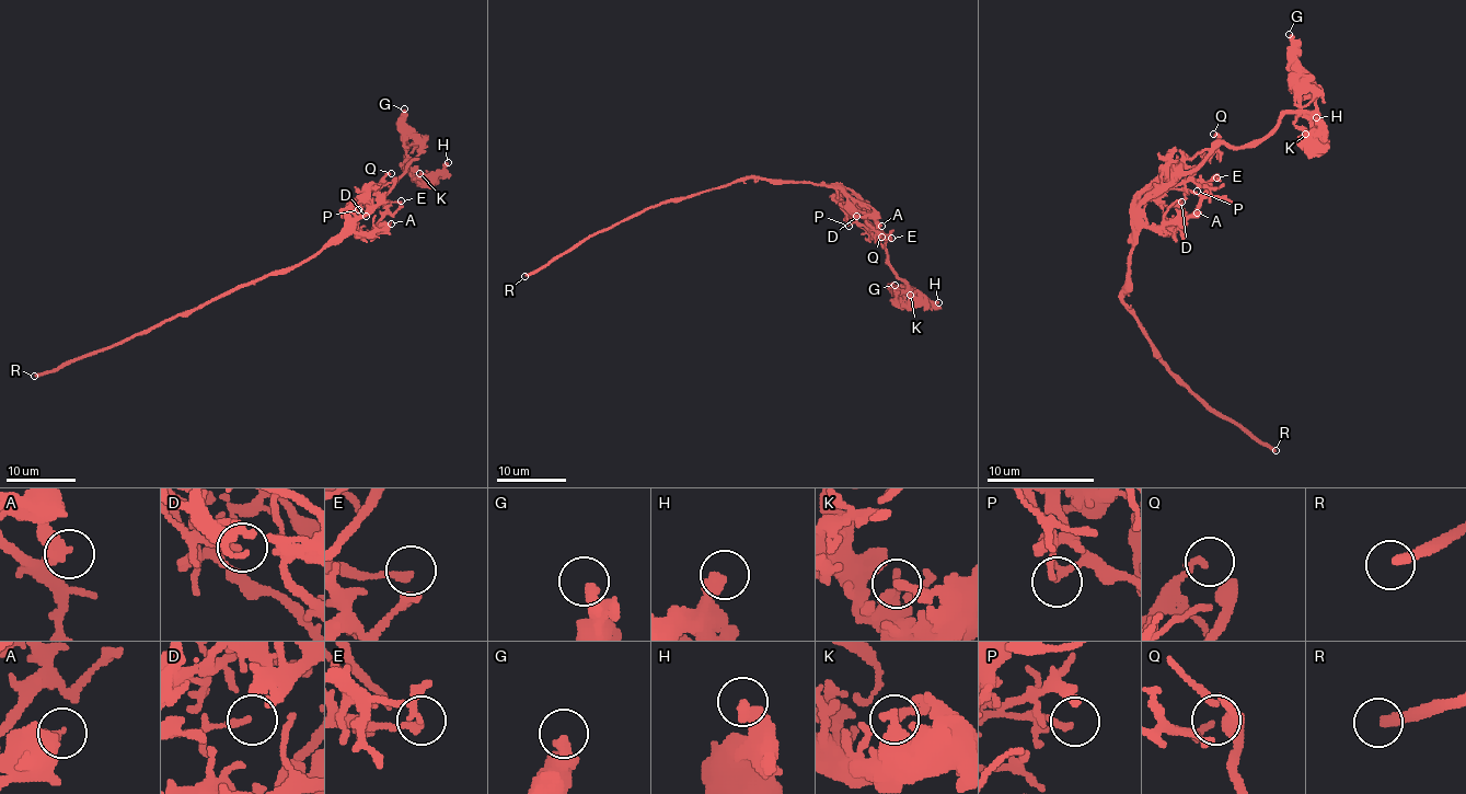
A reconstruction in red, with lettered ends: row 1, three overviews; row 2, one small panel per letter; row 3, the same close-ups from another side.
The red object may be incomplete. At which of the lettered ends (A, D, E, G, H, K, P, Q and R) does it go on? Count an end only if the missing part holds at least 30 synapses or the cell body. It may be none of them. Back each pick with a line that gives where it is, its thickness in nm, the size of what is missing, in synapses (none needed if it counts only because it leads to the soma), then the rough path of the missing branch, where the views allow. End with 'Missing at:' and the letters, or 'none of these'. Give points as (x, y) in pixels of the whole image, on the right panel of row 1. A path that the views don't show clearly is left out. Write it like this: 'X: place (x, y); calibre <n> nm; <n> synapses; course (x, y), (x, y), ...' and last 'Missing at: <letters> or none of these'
R: place (1276, 450); calibre 260 nm
Missing at: R

